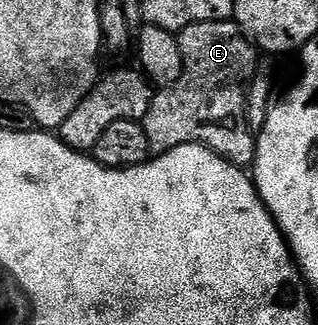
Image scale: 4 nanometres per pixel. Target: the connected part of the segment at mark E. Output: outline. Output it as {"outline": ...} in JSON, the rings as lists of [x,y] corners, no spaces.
{"outline":[[[231,20],[200,21],[179,30],[178,36],[184,53],[182,75],[151,98],[142,122],[153,154],[183,145],[205,145],[233,165],[251,166],[257,138],[250,132],[248,94],[258,73],[257,46]]]}

